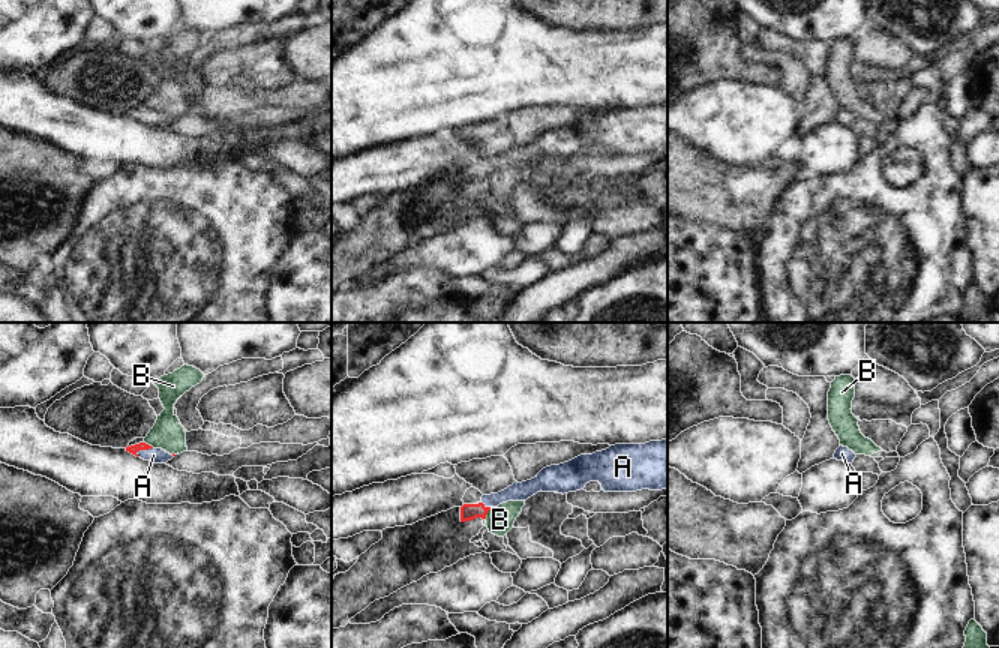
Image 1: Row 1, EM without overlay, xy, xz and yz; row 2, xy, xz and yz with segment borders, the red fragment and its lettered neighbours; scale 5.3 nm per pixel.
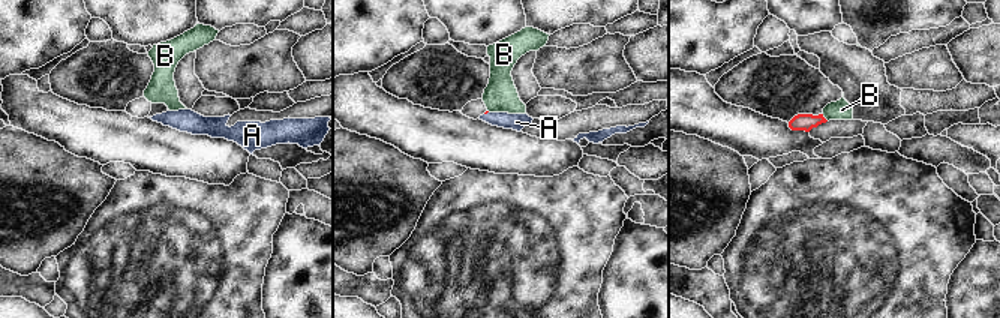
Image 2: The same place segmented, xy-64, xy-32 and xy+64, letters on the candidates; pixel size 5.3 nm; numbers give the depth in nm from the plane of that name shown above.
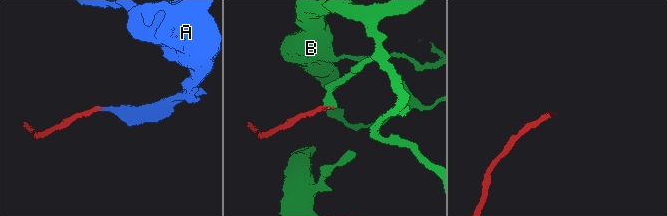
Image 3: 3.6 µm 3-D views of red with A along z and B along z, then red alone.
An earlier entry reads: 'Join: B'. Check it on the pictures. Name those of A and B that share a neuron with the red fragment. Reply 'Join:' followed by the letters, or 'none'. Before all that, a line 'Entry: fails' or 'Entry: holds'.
Entry: fails
Join: A

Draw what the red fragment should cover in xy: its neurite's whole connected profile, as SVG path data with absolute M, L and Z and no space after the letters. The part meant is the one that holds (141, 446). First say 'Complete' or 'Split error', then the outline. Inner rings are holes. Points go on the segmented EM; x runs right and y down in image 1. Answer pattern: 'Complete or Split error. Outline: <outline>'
Split error. Outline: M140 442L135 446L128 446L126 452L135 454L136 458L141 458L144 460L150 460L154 464L166 464L168 460L171 460L174 456L166 453L162 448L153 448L152 446L146 444L146 442Z

